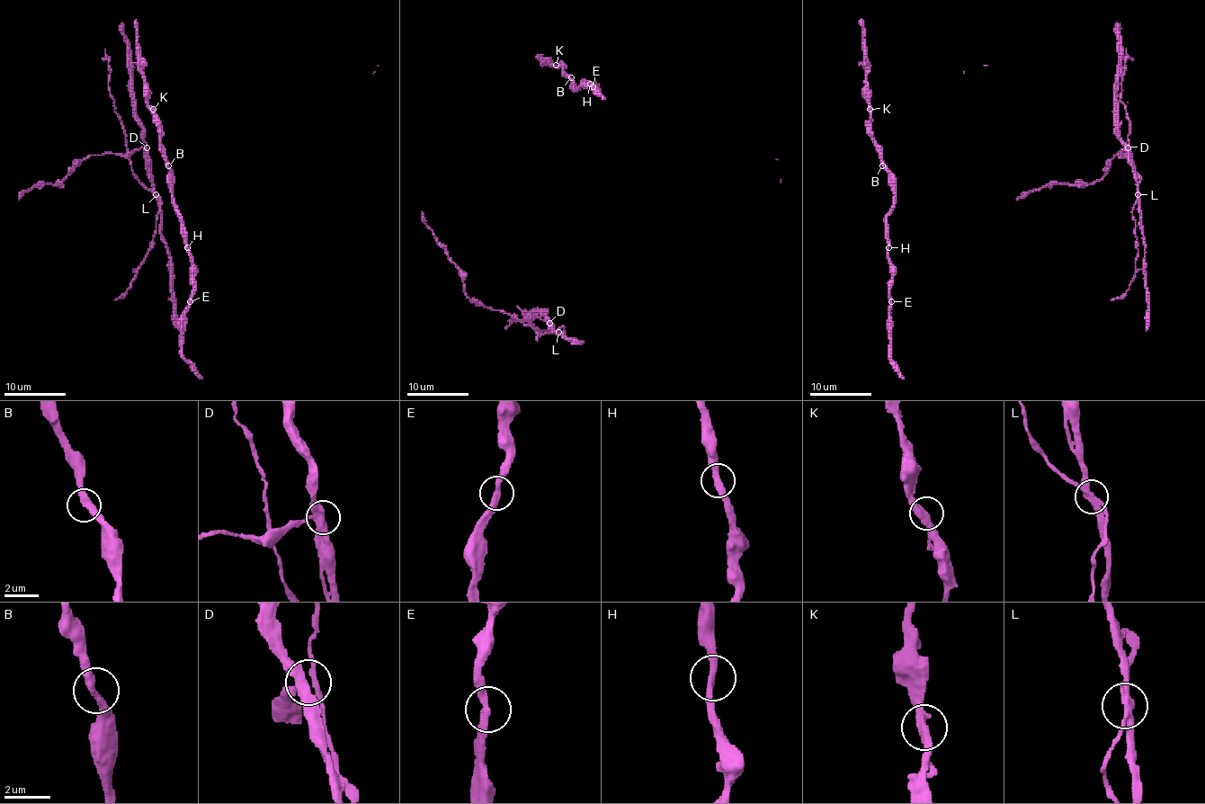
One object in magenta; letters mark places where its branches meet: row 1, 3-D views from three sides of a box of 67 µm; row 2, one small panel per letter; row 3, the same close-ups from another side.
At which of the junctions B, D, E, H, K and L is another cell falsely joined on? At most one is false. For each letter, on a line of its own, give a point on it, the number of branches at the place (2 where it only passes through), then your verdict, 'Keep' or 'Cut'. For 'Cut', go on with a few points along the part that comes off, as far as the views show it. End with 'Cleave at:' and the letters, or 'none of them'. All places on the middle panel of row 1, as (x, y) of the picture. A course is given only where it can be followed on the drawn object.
B: Place: (571, 77). Branches: 2. Keep
D: Place: (549, 323). Branches: 3. Keep
E: Place: (593, 86). Branches: 2. Keep
H: Place: (590, 84). Branches: 2. Keep
K: Place: (556, 65). Branches: 2. Keep
L: Place: (558, 332). Branches: 3. Cut
Cleave at: L

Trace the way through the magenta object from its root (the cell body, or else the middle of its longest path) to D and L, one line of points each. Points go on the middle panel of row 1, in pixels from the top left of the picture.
D: (443, 247), (460, 272), (463, 290), (472, 301), (519, 319), (540, 317), (549, 323)
L: (443, 247), (460, 272), (463, 290), (472, 301), (519, 319), (545, 319), (558, 332)

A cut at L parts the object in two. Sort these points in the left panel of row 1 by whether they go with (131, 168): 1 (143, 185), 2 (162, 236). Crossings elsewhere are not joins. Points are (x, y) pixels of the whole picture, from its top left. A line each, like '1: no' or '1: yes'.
1: yes
2: no

